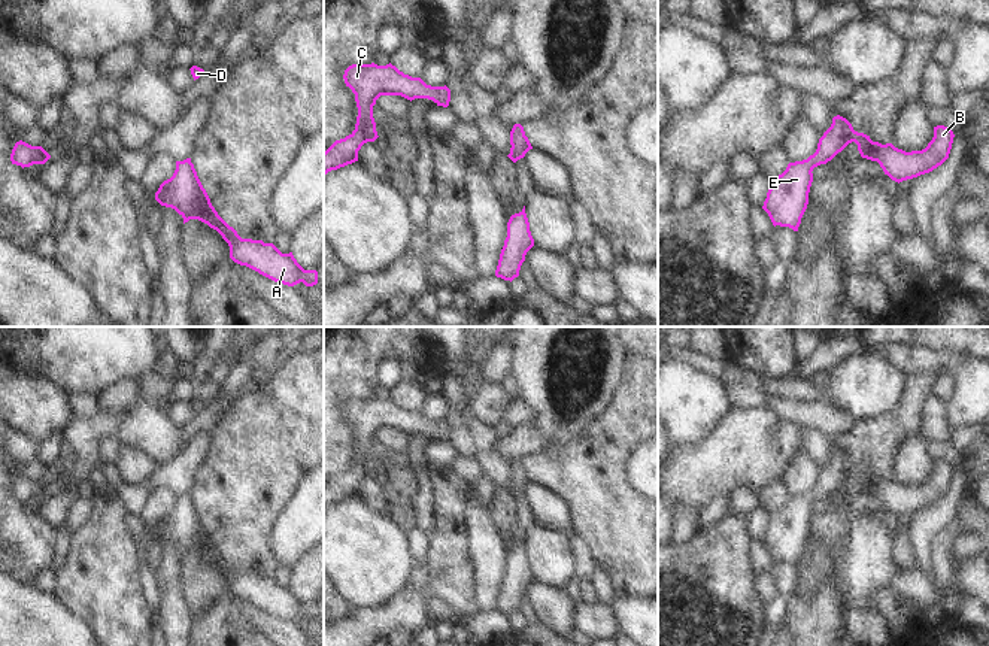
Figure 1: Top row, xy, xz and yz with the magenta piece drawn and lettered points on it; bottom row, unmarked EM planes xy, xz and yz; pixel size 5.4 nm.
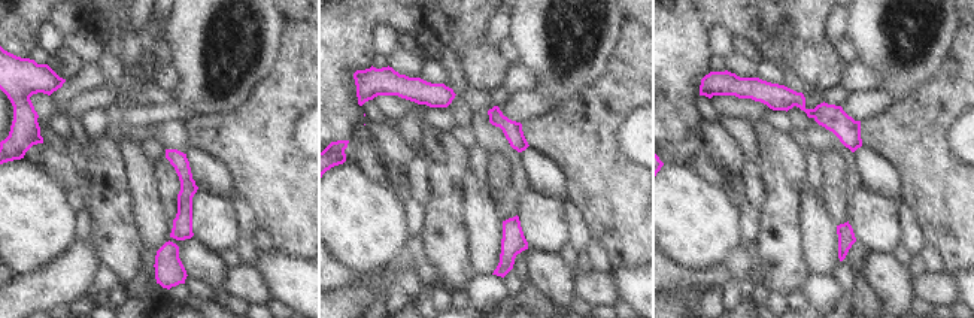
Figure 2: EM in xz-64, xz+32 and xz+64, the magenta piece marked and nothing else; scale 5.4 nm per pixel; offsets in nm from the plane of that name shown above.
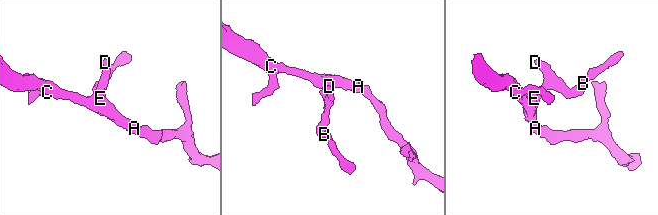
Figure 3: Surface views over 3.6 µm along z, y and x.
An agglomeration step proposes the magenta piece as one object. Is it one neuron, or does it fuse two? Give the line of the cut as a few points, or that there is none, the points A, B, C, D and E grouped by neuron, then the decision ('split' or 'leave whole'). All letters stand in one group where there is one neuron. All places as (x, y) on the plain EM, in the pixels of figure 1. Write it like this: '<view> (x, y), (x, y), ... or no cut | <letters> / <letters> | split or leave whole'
no cut | A B C D E | leave whole

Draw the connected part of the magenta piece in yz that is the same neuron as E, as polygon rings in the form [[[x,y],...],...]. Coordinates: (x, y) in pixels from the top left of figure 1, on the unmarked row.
[[[837,449],[819,473],[813,489],[803,495],[789,497],[782,509],[770,515],[762,543],[774,561],[789,561],[798,565],[809,539],[813,503],[831,495],[849,477],[855,476],[862,492],[877,495],[885,509],[899,518],[941,500],[949,492],[953,471],[950,462],[937,460],[934,461],[934,471],[925,483],[905,486],[892,477],[873,476],[870,470],[855,465],[846,452]]]

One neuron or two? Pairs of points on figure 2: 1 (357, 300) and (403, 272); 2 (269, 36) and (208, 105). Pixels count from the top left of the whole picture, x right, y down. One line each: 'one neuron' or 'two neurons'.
1: one neuron
2: one neuron

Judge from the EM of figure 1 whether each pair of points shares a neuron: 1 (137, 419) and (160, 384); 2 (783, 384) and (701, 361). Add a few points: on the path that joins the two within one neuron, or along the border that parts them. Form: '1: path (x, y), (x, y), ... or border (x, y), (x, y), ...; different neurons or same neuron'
1: path (146, 411), (151, 393); same neuron
2: path (763, 384), (722, 369); same neuron

